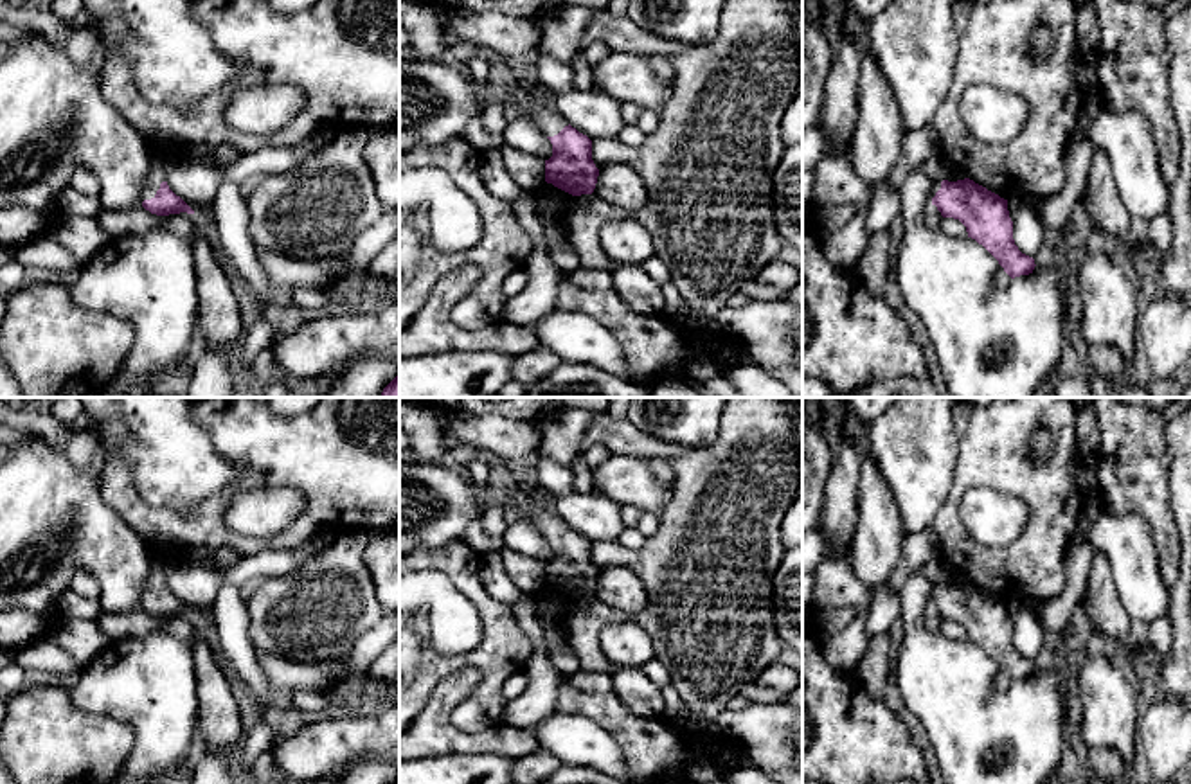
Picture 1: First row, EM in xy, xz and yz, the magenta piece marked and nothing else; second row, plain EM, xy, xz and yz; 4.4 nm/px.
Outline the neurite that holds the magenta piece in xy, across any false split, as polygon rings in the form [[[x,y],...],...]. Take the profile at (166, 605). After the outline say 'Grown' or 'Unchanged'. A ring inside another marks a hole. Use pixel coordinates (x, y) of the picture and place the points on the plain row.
[[[153,557],[149,577],[144,583],[140,608],[157,619],[194,617],[194,613],[176,599],[167,588],[169,563],[162,557]]]. Grown

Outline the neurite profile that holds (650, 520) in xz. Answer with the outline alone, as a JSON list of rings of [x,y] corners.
[[[644,511],[637,529],[649,539],[658,532],[662,511]]]

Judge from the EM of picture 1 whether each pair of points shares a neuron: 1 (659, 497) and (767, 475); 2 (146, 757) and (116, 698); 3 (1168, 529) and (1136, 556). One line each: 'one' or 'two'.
1: two
2: one
3: two

